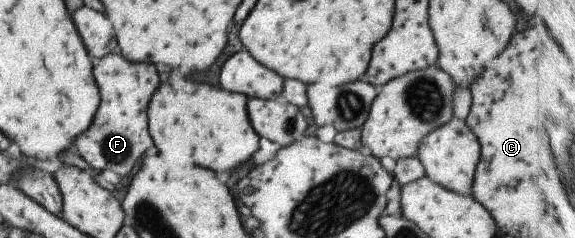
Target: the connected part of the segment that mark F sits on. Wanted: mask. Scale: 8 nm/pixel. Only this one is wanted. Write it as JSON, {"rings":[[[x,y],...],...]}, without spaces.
{"rings":[[[122,55],[101,57],[92,73],[99,93],[98,109],[88,135],[75,137],[73,150],[88,163],[90,170],[101,172],[108,169],[121,178],[130,173],[134,161],[152,145],[146,129],[146,103],[158,85],[158,73],[154,65],[130,63]]]}

